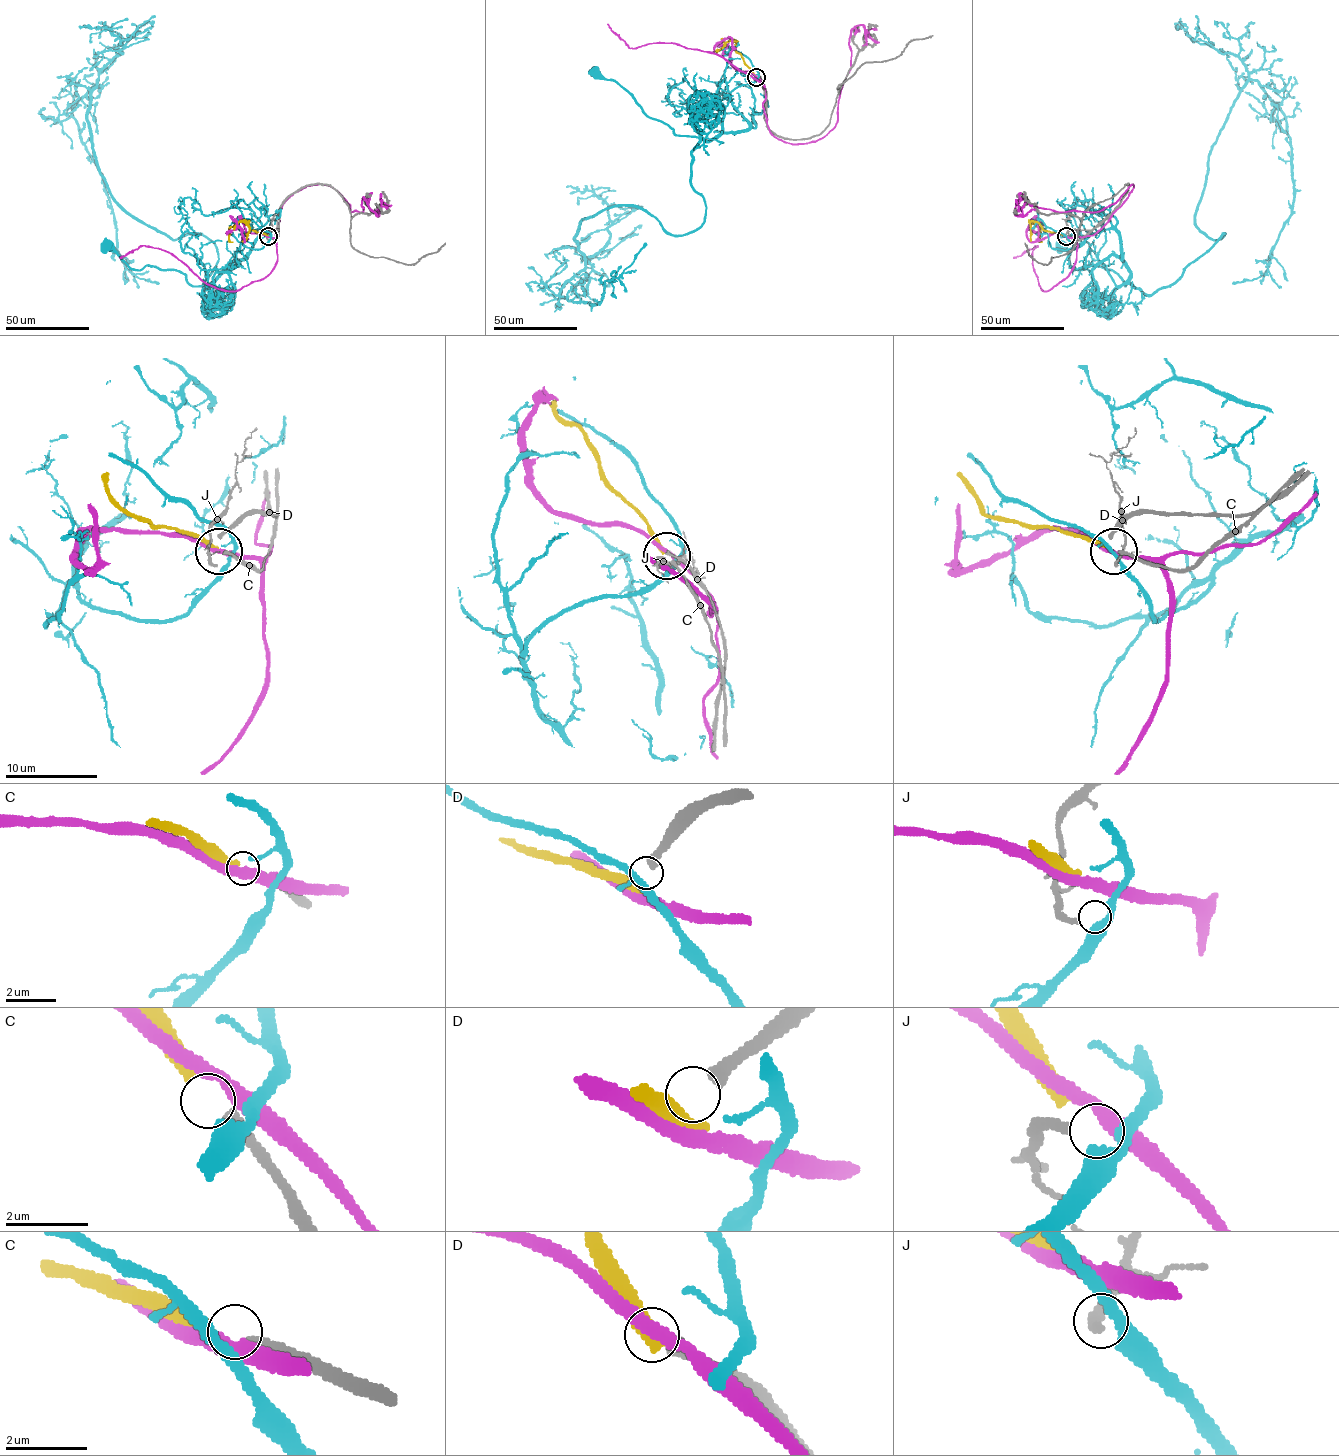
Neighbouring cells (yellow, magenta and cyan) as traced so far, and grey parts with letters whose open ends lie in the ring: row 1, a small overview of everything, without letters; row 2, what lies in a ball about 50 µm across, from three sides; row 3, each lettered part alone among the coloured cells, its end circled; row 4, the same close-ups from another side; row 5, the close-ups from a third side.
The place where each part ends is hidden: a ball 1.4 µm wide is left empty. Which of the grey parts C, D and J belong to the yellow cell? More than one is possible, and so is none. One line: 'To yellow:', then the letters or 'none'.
To yellow: C

